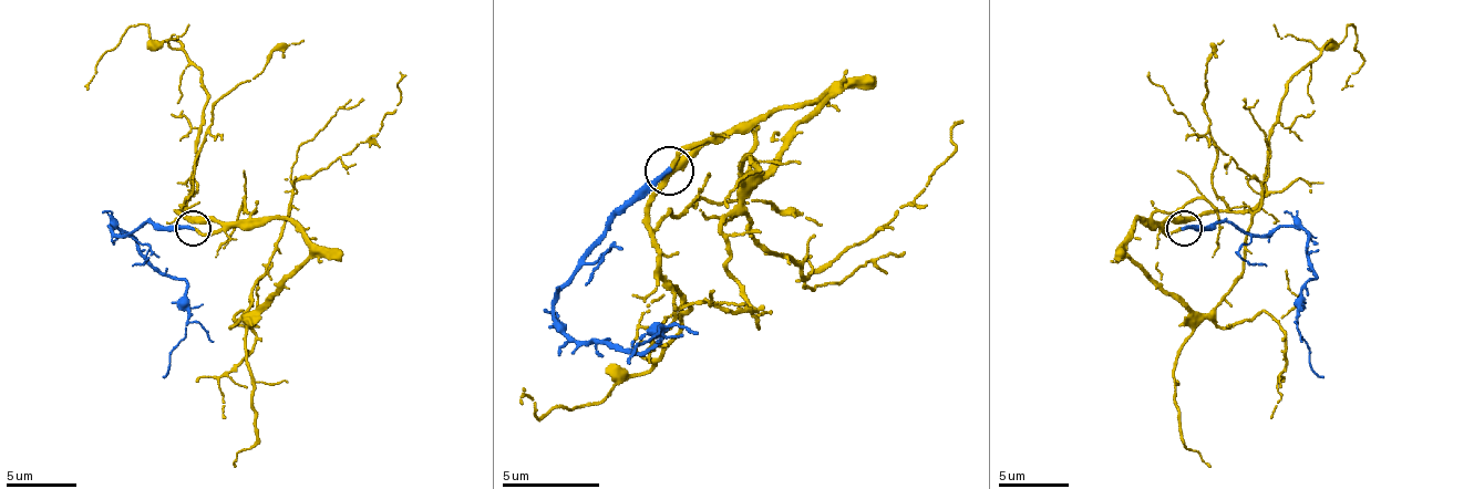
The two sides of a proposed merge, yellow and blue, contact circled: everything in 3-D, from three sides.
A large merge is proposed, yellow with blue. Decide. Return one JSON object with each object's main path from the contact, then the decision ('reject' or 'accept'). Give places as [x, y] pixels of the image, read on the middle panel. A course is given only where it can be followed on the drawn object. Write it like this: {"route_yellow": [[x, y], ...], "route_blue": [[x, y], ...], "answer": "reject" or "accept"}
{"route_yellow": [[670, 169], [831, 92], [743, 204], [748, 233], [811, 277], [874, 238], [928, 185], [957, 151], [952, 121]], "route_blue": [[670, 169], [607, 228], [573, 277], [553, 315], [577, 340], [660, 345], [665, 330], [636, 345], [626, 364]], "answer": "accept"}

